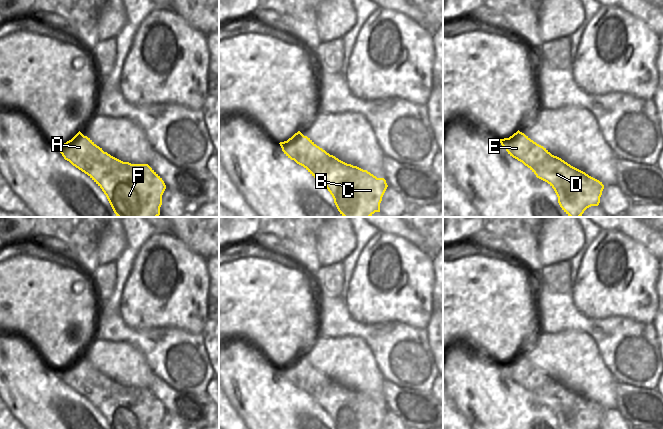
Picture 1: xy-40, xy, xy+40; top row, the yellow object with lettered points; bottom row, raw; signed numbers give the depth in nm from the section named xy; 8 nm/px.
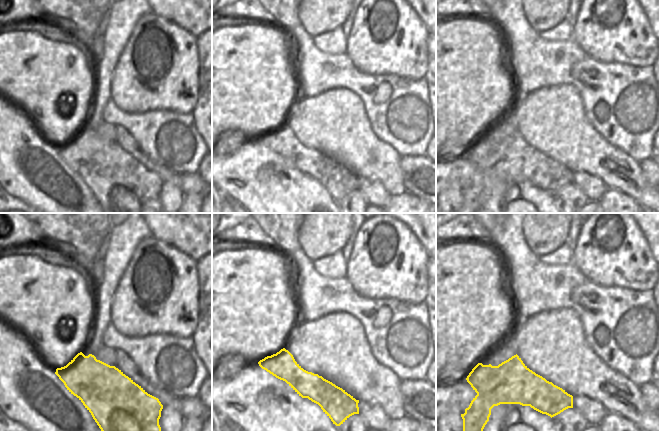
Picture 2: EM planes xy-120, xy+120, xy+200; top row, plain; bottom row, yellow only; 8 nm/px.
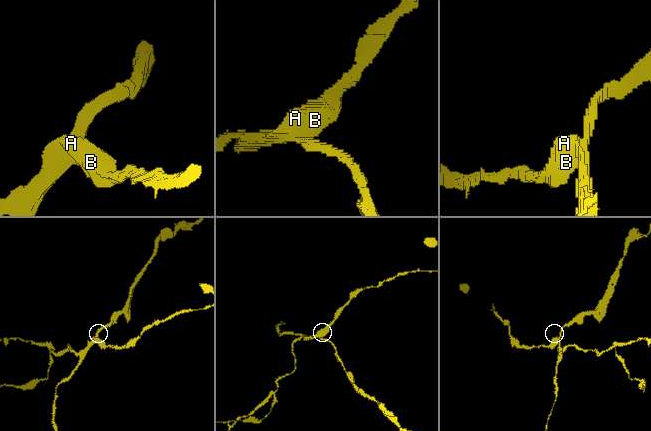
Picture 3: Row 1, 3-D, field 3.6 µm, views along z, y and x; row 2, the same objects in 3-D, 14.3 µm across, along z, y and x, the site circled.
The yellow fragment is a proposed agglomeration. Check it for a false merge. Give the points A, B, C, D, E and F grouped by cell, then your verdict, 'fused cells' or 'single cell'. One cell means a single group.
A E / B C D F | fused cells

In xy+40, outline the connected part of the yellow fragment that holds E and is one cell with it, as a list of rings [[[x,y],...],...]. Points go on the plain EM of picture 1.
[[[519,354],[509,362],[500,363],[500,367],[508,378],[518,385],[524,385],[531,381],[532,385],[538,389],[558,389],[551,382],[553,379],[546,372],[531,364]]]

